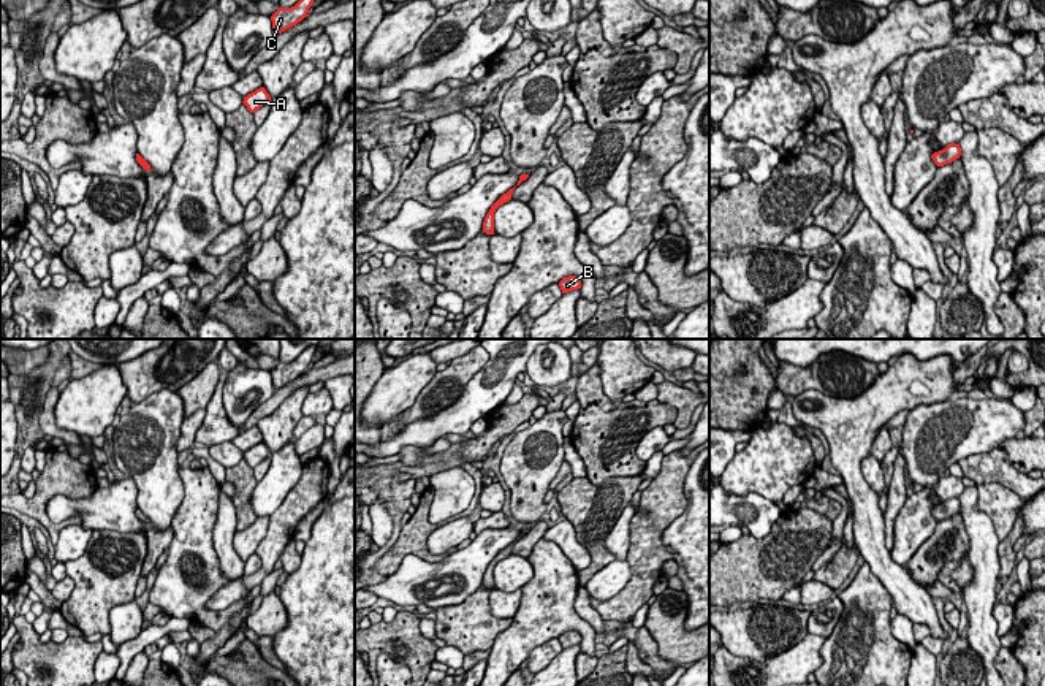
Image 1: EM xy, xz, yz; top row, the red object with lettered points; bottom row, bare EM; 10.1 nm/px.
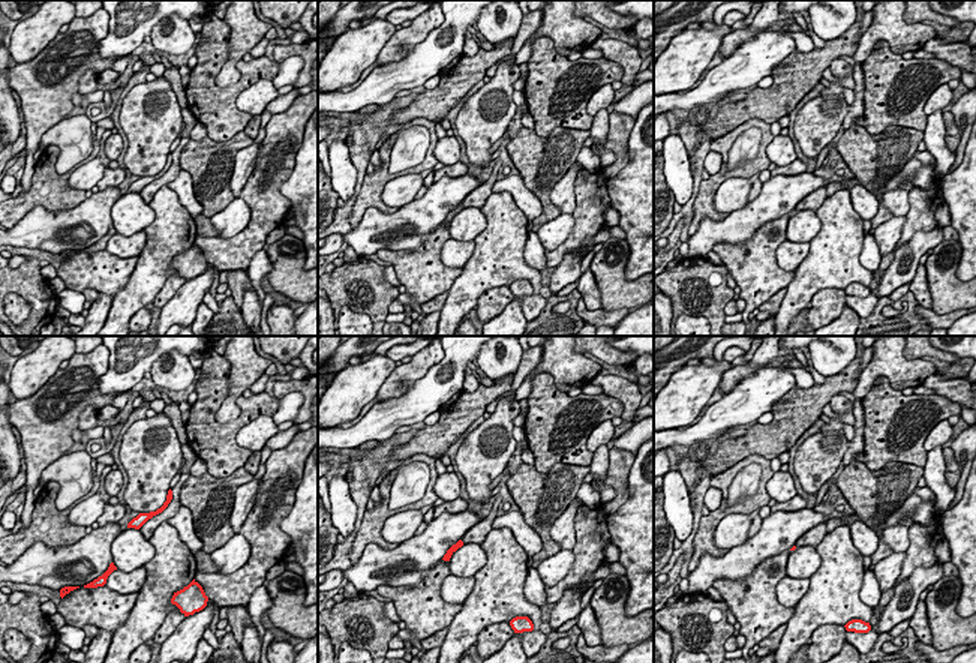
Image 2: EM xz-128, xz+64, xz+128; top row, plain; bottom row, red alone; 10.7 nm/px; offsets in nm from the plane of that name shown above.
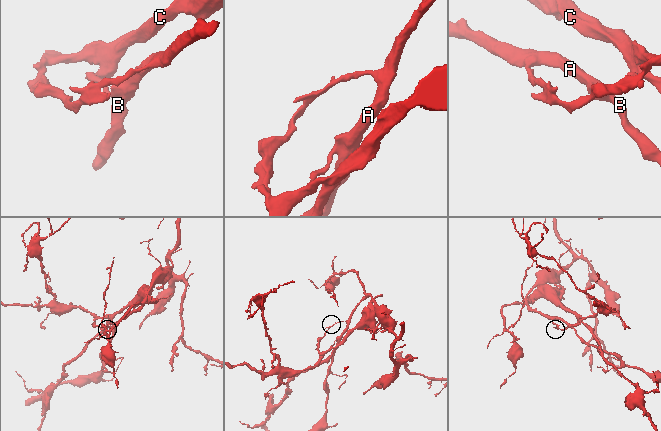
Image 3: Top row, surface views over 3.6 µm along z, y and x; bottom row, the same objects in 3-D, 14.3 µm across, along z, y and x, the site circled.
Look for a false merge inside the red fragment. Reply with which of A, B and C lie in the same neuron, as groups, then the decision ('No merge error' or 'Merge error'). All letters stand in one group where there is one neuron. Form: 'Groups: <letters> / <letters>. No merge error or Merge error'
Groups: A B / C. Merge error

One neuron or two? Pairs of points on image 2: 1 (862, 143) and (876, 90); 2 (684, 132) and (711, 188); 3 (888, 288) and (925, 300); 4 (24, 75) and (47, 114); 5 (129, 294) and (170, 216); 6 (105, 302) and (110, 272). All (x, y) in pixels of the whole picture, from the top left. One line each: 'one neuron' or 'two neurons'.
1: two neurons
2: two neurons
3: two neurons
4: one neuron
5: one neuron
6: two neurons

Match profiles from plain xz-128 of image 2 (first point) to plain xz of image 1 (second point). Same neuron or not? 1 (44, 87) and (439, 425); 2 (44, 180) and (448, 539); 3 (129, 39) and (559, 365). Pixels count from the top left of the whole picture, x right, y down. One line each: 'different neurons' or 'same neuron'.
1: different neurons
2: different neurons
3: different neurons

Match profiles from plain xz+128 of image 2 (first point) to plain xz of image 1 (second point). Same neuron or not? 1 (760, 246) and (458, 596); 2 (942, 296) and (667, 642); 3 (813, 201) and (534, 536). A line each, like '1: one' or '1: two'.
1: two
2: one
3: one

